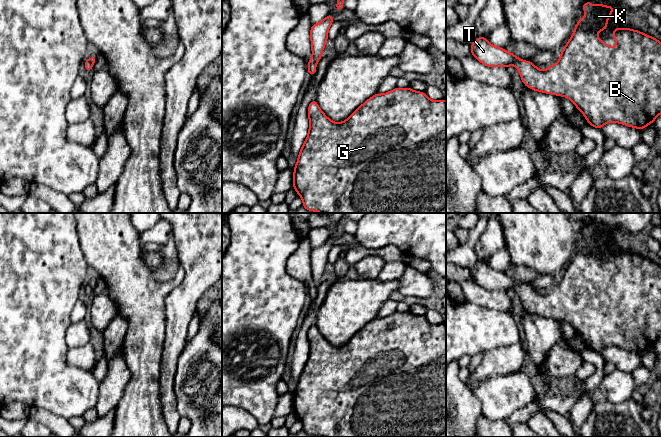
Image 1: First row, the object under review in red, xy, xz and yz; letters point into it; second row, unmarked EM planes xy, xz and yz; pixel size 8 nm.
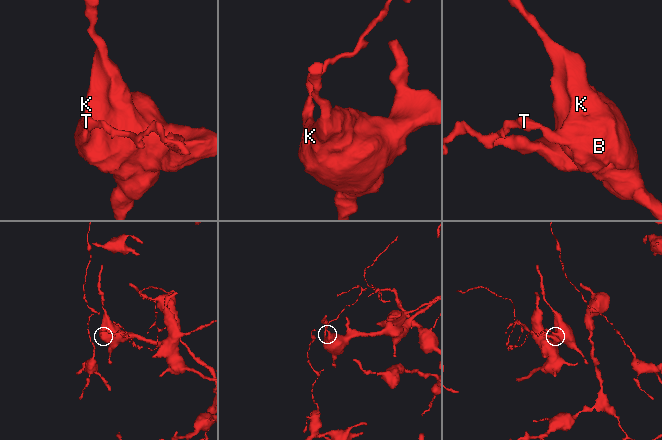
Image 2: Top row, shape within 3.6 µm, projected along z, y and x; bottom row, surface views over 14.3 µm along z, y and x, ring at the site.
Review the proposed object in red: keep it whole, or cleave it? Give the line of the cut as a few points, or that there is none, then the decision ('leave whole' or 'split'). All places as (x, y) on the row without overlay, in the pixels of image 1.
cut none; leave whole

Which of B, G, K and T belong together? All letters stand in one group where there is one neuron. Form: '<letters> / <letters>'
B G K T

